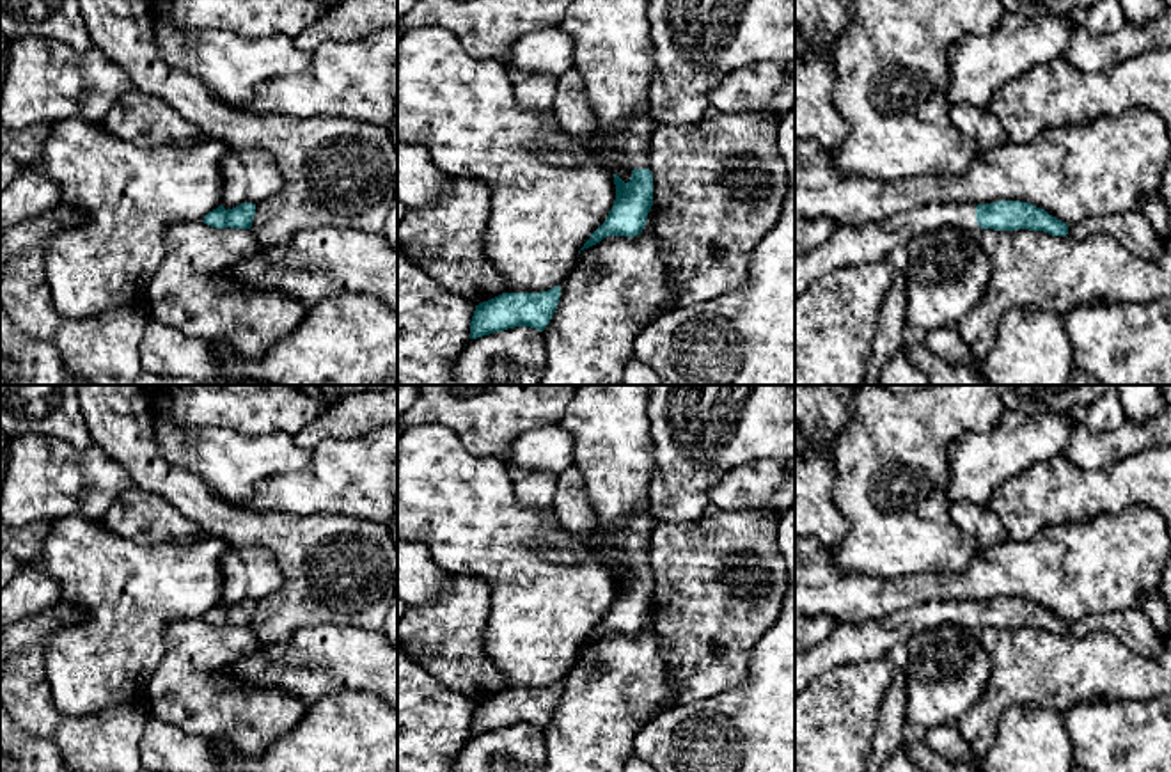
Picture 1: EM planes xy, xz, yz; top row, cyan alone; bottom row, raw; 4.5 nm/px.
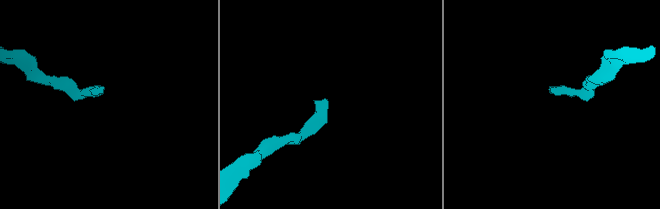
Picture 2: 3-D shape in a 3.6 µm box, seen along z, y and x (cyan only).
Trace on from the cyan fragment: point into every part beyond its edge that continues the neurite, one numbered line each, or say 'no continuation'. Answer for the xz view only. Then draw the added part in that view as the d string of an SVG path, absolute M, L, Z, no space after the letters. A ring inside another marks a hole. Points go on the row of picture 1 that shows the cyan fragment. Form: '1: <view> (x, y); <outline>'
1: xz (632, 139); M642 106L612 133L594 131L586 140L586 146L610 170L616 170L619 165L628 165L632 170L649 169L649 140L655 126L649 106Z

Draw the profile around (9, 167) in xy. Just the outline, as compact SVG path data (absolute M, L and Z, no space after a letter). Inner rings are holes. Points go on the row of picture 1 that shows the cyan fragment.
M0 146L0 192L16 177L21 165Z

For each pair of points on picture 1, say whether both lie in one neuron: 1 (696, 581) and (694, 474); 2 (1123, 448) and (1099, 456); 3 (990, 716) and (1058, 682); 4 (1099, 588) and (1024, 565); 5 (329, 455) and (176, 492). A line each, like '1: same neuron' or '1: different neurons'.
1: different neurons
2: same neuron
3: same neuron
4: same neuron
5: different neurons

